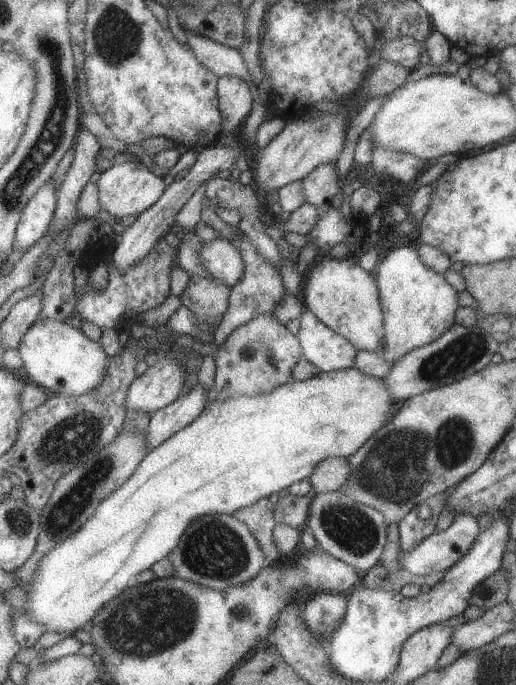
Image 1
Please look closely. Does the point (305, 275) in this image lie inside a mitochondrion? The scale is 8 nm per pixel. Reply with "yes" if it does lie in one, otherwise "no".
no

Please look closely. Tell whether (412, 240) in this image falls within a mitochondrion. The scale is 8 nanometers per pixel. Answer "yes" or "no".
no

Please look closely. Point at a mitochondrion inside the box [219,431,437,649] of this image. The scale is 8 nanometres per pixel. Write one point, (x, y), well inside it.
(347, 525)

